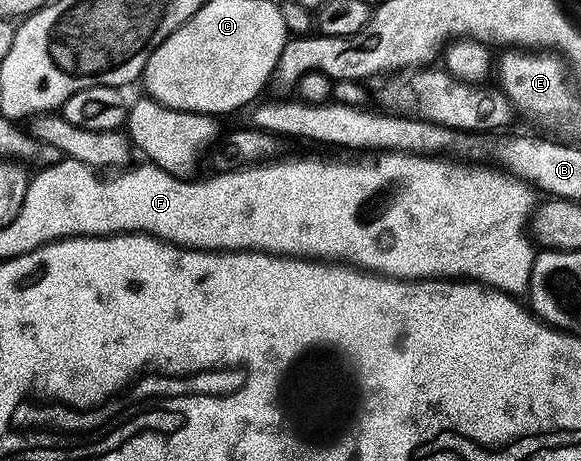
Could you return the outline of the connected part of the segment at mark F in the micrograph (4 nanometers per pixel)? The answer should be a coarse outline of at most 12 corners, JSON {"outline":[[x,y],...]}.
{"outline":[[438,154],[33,173],[30,248],[144,232],[525,293],[535,189]]}

